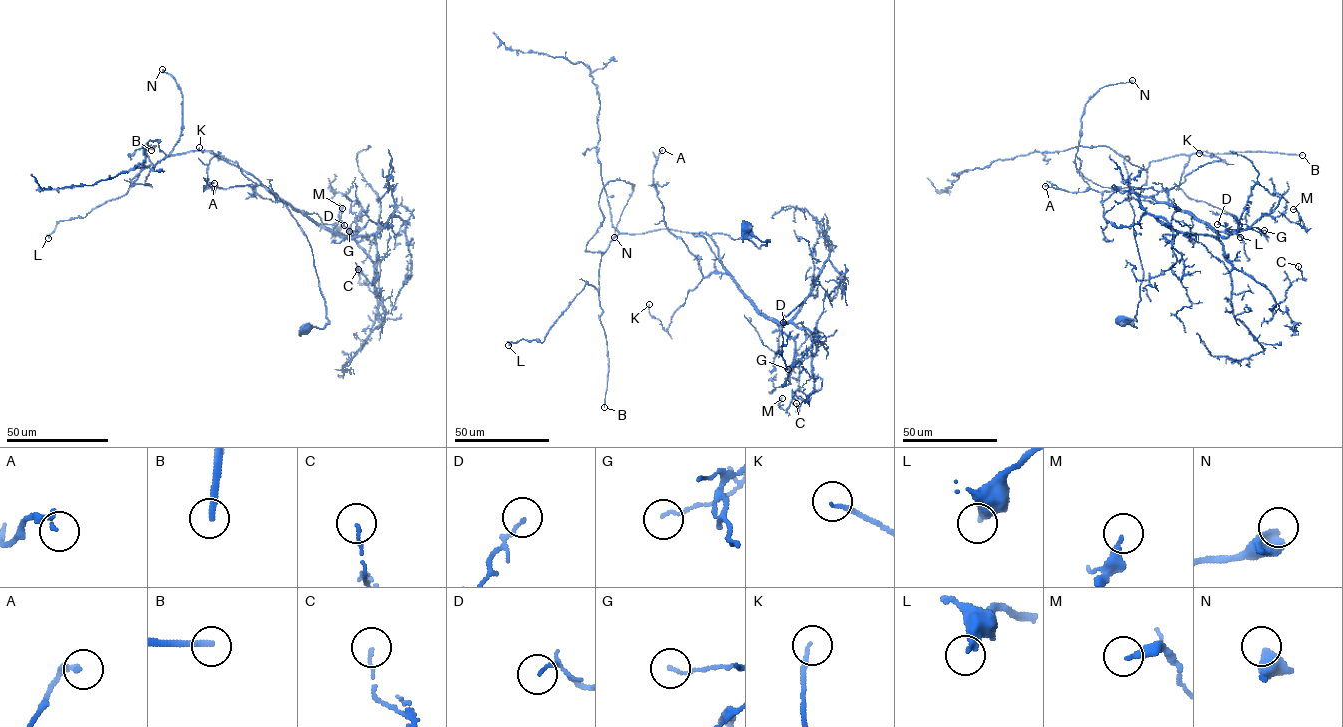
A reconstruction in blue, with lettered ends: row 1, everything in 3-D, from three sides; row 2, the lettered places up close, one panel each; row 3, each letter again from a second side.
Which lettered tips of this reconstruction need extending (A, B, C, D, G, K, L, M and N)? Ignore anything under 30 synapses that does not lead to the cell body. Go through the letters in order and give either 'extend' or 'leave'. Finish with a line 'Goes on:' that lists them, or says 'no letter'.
A: leave
B: extend
C: leave
D: leave
G: leave
K: leave
L: leave
M: leave
N: leave
Goes on: B

